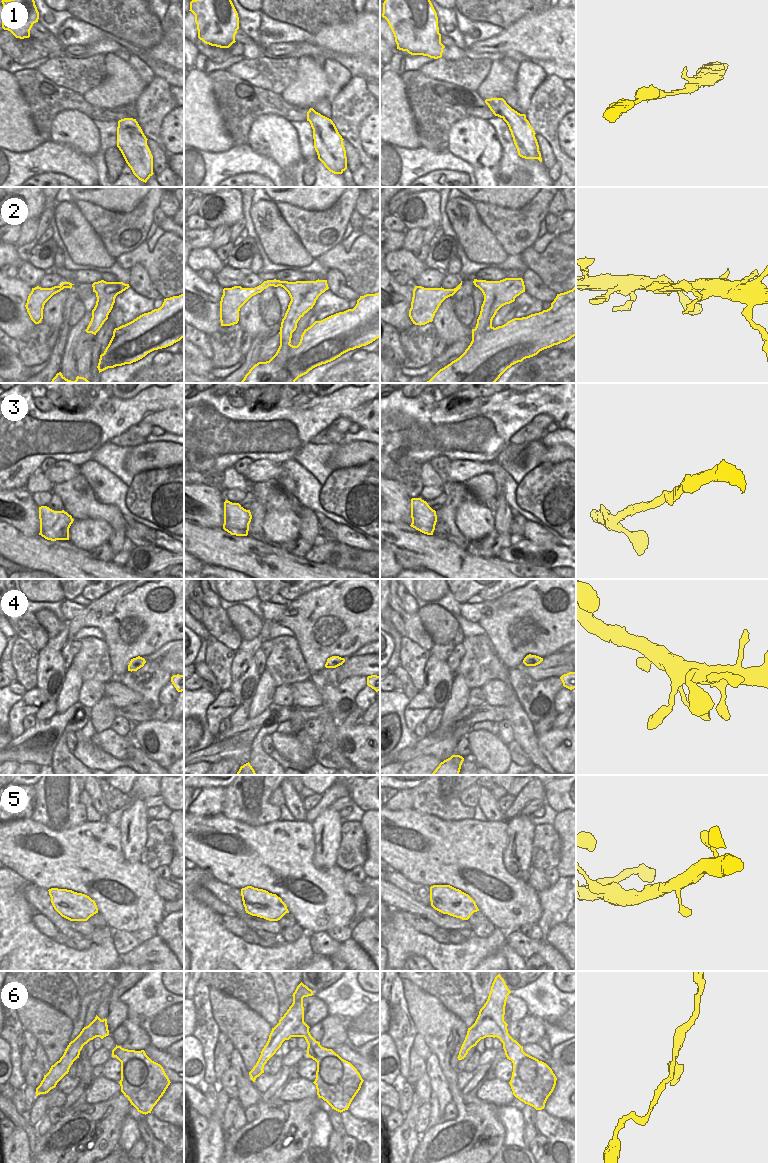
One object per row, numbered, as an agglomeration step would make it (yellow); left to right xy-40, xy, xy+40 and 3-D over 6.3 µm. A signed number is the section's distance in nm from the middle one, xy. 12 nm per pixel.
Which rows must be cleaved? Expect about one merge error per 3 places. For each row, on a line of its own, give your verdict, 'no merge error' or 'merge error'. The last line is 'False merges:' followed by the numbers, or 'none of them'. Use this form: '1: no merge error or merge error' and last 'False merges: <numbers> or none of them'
1: no merge error
2: merge error
3: no merge error
4: no merge error
5: no merge error
6: no merge error
False merges: 2

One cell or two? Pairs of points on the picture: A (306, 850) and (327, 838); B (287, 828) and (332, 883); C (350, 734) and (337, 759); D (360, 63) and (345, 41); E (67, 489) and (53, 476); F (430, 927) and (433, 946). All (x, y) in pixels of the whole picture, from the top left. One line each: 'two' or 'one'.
A: two
B: one
C: two
D: two
E: two
F: two

